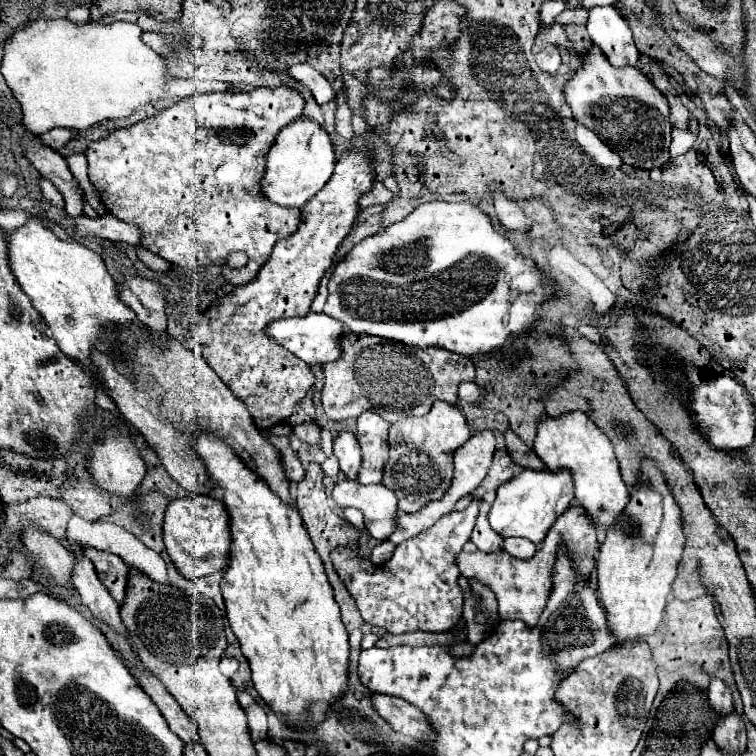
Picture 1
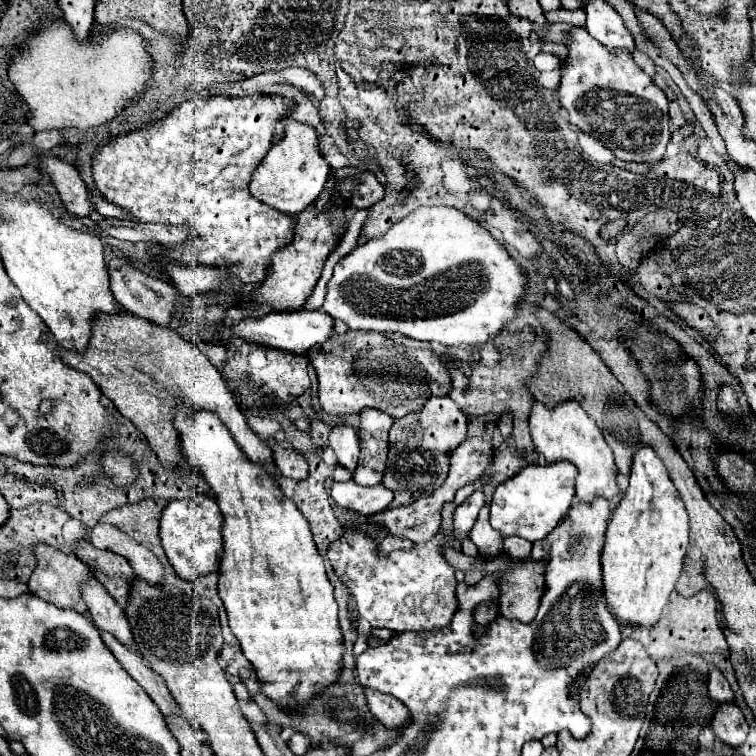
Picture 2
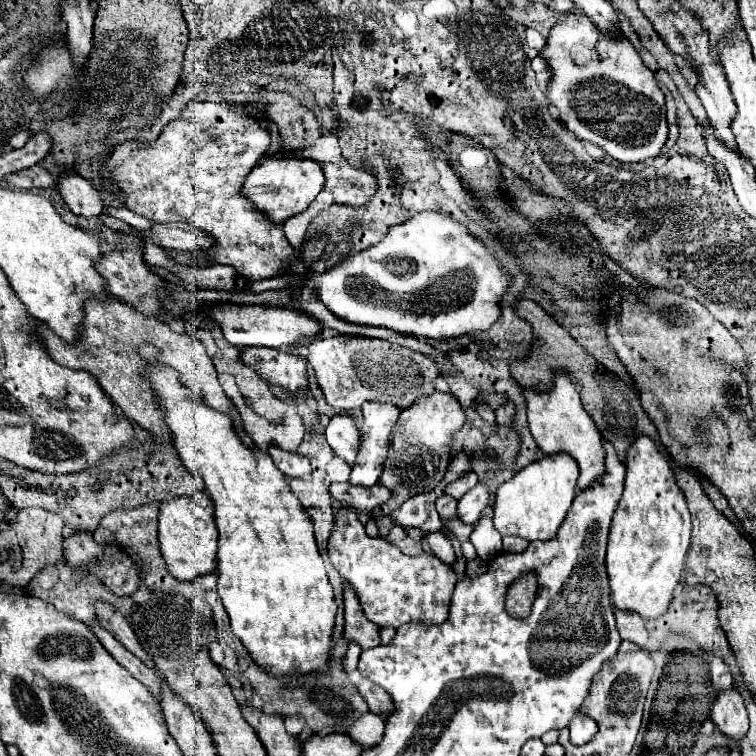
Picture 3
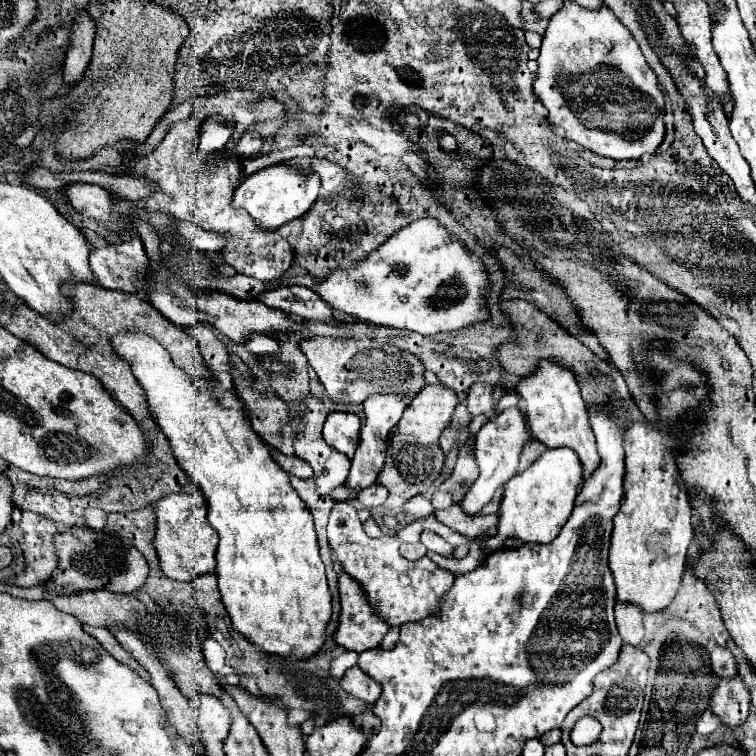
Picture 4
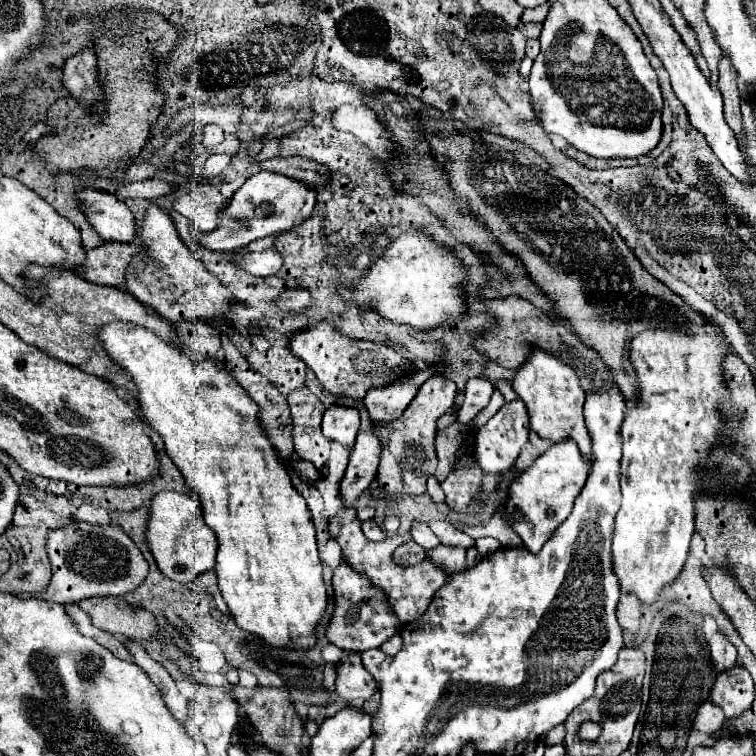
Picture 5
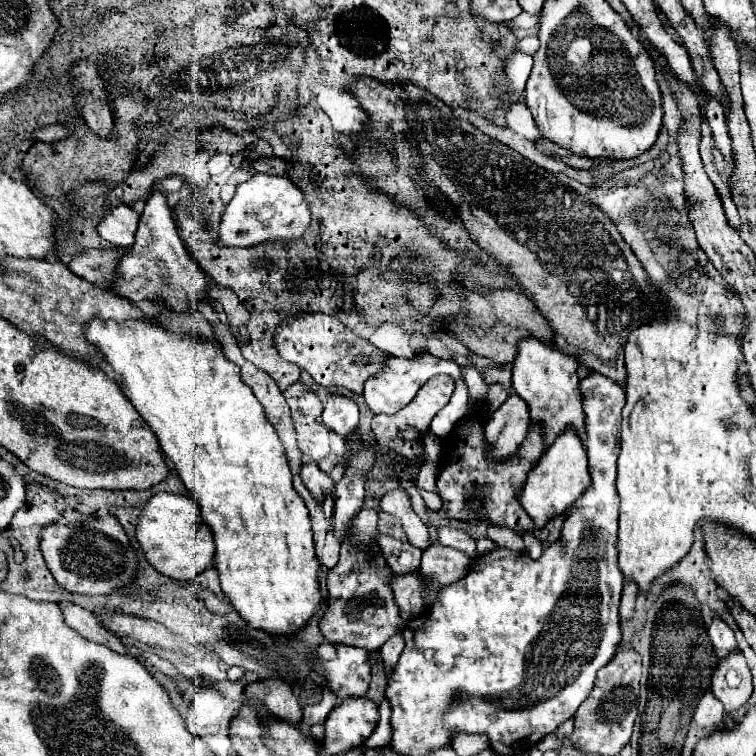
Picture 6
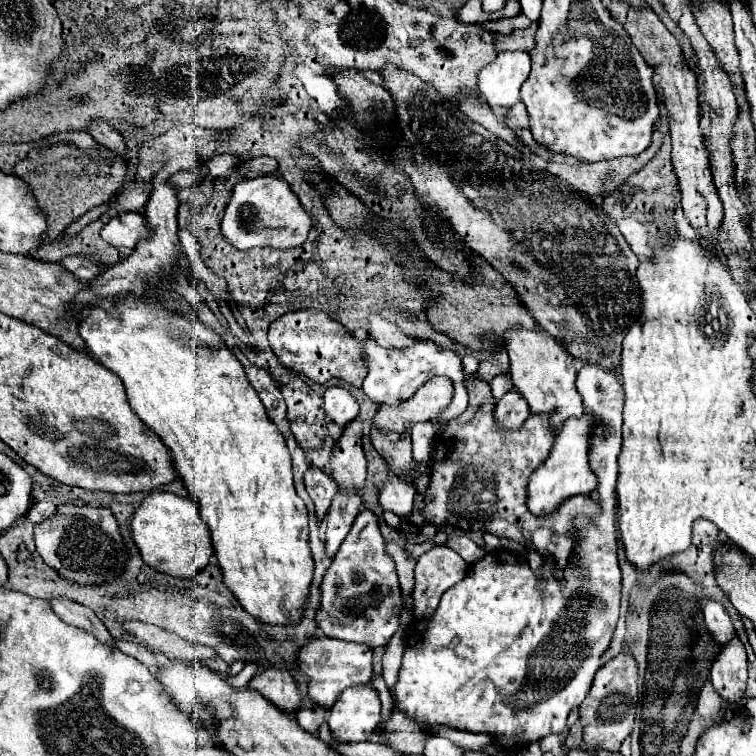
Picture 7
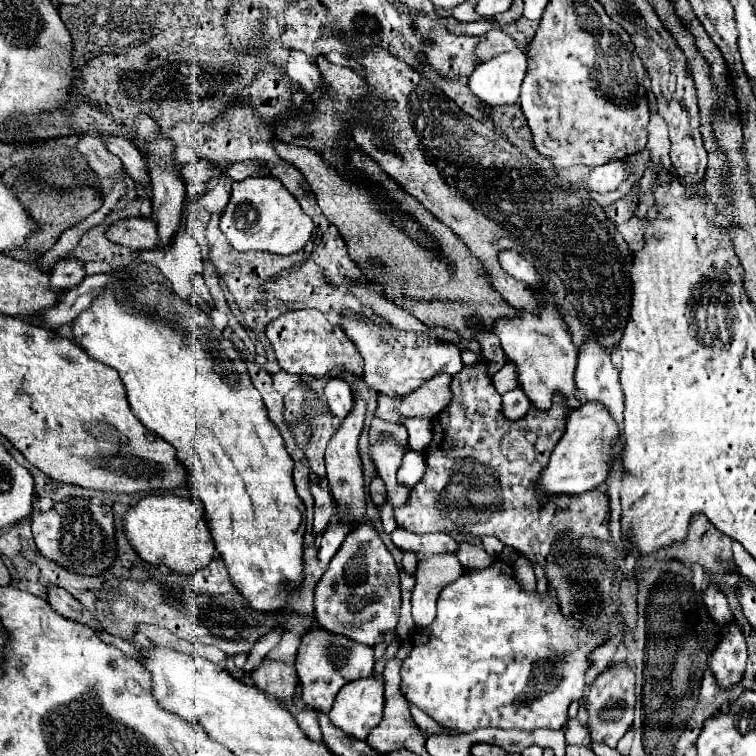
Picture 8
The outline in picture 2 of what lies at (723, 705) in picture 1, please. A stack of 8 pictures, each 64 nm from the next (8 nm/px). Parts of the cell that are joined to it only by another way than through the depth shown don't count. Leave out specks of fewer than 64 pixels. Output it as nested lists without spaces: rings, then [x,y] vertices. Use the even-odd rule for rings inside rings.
[[[712,668],[708,674],[708,692],[716,702],[730,702],[734,698],[728,680],[718,668]]]

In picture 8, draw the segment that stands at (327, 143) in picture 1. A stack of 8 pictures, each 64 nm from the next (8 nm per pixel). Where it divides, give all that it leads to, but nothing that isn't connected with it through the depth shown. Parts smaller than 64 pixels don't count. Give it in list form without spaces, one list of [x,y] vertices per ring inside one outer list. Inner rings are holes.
[[[256,176],[232,184],[230,200],[220,220],[220,230],[228,238],[230,246],[240,252],[262,250],[284,256],[304,248],[312,236],[314,224],[278,178]]]

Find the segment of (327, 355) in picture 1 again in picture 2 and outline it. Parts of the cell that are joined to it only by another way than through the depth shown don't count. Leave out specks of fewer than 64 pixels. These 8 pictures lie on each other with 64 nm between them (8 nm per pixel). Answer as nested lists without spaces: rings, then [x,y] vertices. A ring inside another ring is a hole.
[[[300,308],[298,312],[268,312],[268,316],[264,318],[260,316],[260,320],[240,320],[240,324],[236,324],[236,334],[244,336],[250,342],[266,344],[294,354],[306,354],[310,348],[324,344],[330,338],[332,328],[334,328],[334,320],[324,310],[312,312]]]

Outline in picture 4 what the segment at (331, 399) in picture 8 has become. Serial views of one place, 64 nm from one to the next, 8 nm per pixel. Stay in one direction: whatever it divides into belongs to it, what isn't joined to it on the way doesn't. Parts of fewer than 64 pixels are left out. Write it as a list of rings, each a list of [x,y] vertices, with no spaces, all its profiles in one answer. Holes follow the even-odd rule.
[[[330,412],[324,422],[324,440],[344,452],[348,458],[354,456],[360,434],[360,416],[350,412]]]

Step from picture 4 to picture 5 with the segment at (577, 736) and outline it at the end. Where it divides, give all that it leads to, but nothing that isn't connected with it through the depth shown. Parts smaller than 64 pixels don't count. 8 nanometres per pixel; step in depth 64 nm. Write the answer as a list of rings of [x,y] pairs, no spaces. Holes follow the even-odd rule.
[[[584,722],[580,727],[578,732],[578,736],[582,738],[582,740],[596,740],[600,735],[601,728],[599,724],[594,722]]]

